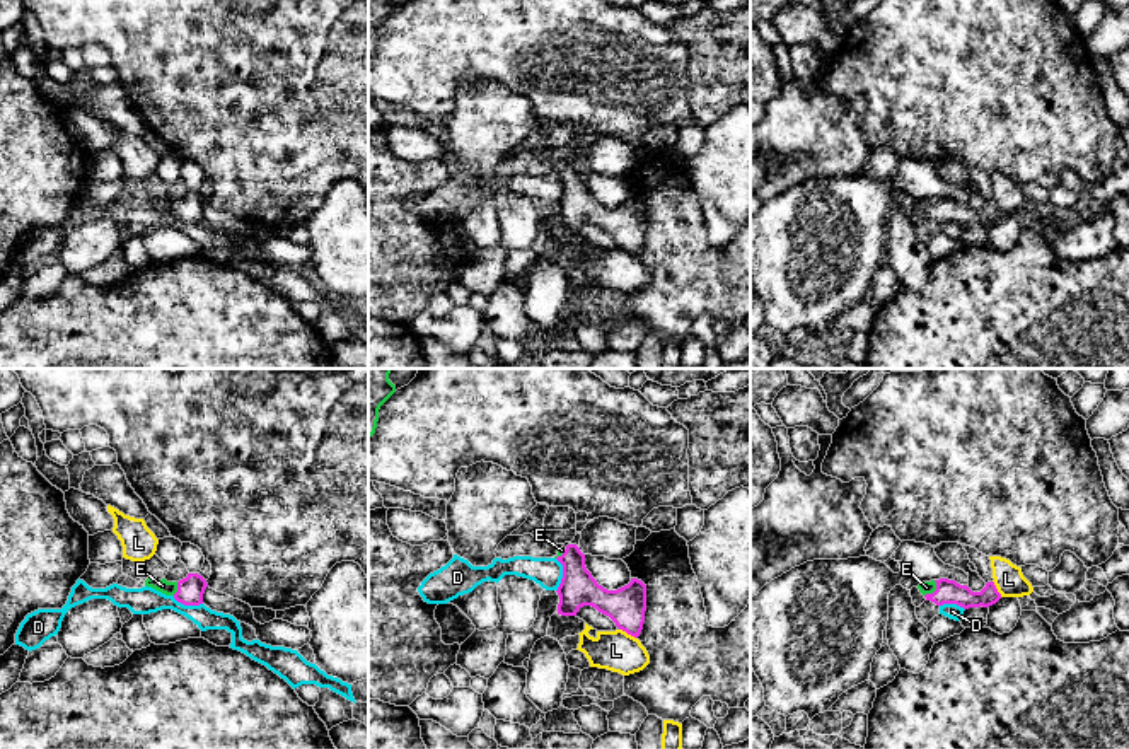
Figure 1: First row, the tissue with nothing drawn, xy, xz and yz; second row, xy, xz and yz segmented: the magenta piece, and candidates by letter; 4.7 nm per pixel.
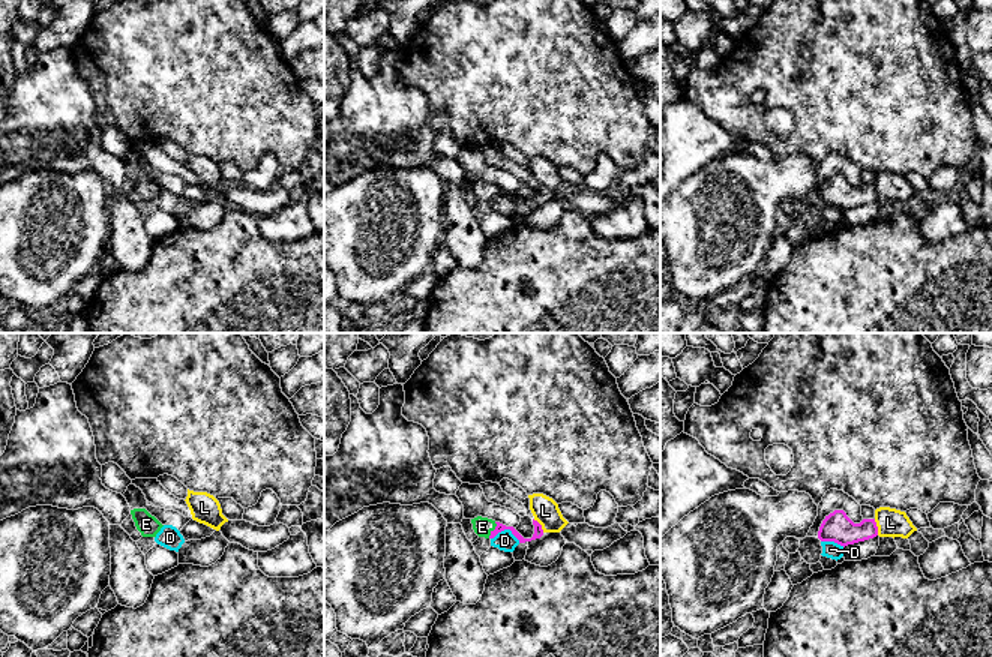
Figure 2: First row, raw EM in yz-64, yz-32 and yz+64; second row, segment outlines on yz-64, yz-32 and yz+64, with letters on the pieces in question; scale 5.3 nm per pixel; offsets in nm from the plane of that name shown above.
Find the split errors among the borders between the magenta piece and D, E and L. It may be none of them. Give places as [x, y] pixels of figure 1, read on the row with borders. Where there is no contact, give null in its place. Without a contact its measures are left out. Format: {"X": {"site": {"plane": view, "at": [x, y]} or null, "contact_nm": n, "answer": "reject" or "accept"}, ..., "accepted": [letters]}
{"D": {"site": {"plane": "xz", "at": [563, 575]}, "contact_nm": 160, "answer": "reject"}, "E": {"site": {"plane": "yz", "at": [935, 591]}, "contact_nm": 90, "answer": "accept"}, "L": {"site": {"plane": "xz", "at": [628, 633]}, "contact_nm": 100, "answer": "reject"}, "accepted": ["E"]}

